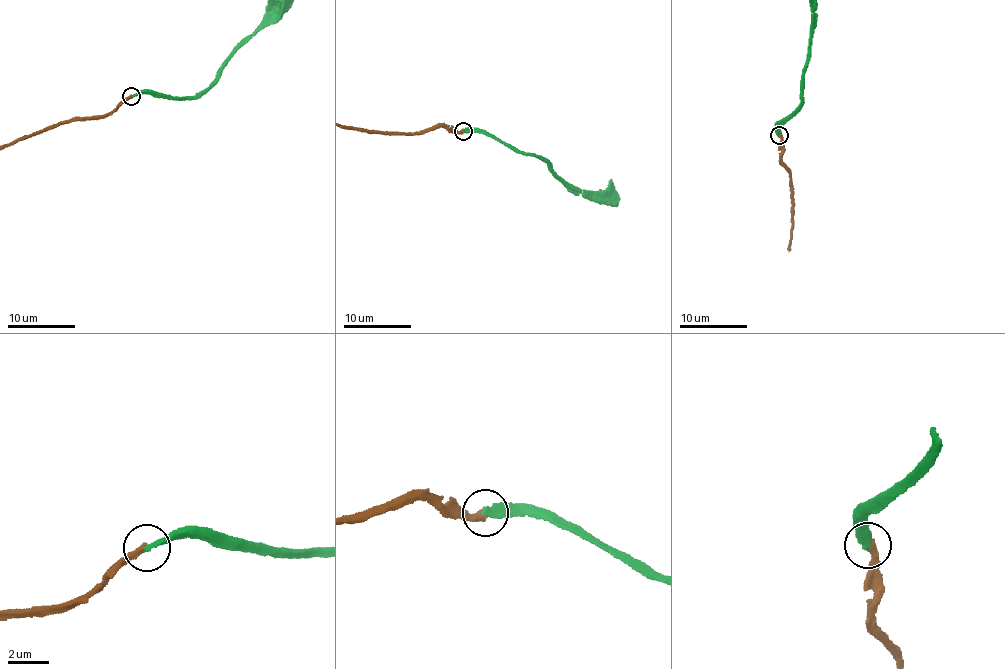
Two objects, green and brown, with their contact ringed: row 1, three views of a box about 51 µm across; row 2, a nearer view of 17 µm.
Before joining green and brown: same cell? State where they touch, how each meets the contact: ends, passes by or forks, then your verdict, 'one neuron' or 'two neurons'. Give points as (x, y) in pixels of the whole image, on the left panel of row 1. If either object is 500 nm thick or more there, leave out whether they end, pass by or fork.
at (131, 96); green ends there; brown ends there; two neurons

